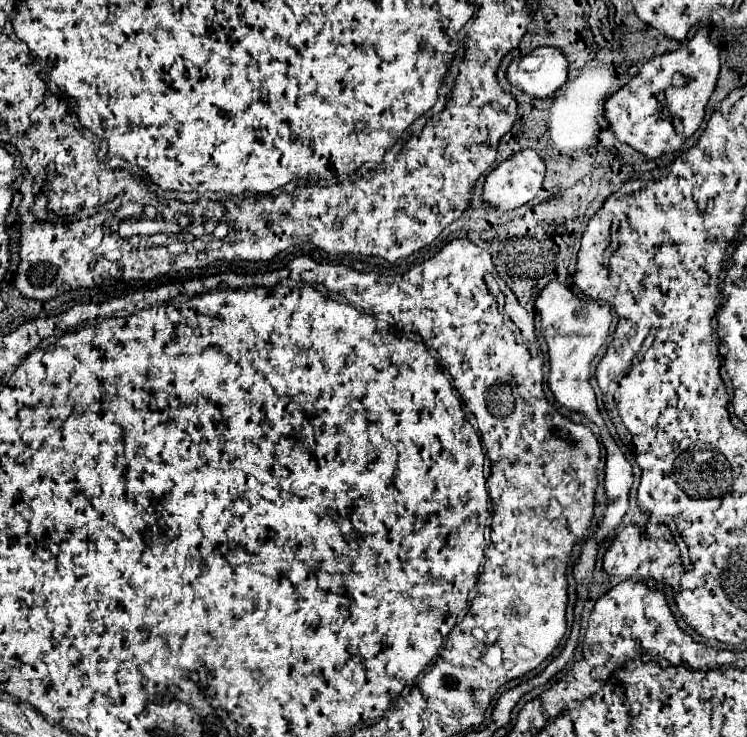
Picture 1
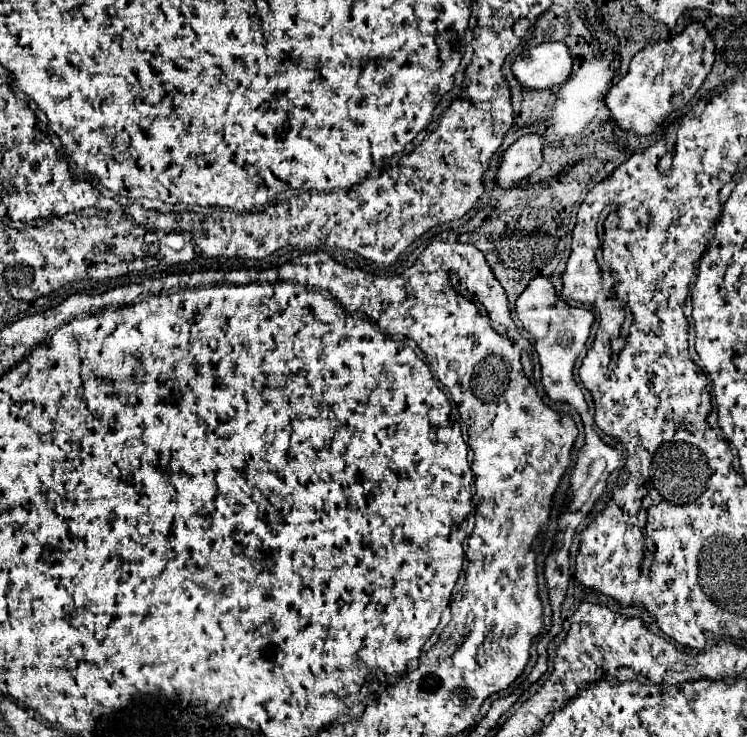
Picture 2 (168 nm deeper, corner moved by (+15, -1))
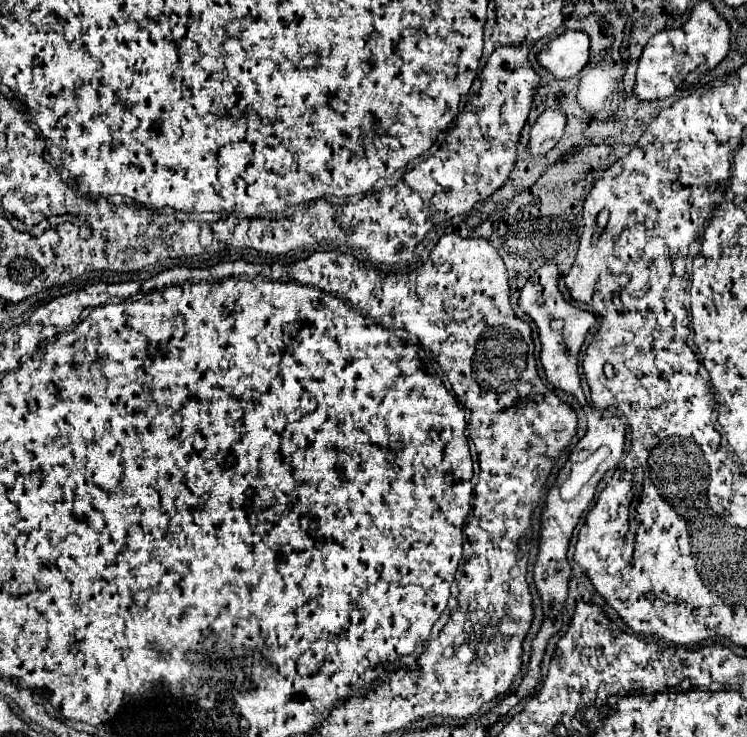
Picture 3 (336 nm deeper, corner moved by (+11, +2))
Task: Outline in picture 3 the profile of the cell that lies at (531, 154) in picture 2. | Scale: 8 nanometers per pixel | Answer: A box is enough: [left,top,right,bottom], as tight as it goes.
[527,109,565,157]

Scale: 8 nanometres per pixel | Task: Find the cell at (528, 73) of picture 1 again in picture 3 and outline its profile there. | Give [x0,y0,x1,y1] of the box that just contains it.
[537,31,589,79]

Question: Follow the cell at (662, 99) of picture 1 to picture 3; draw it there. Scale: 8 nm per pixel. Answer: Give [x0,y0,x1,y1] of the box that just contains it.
[633,1,729,101]

